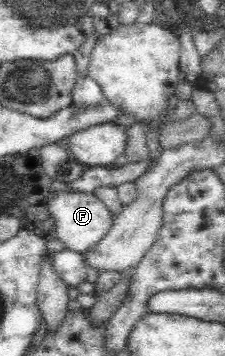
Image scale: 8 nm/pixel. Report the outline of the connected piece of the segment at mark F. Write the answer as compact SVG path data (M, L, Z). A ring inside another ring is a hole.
M57 192L53 199L49 199L49 210L55 218L57 238L63 242L66 249L77 253L91 251L111 229L113 212L94 194L94 192L69 193Z

